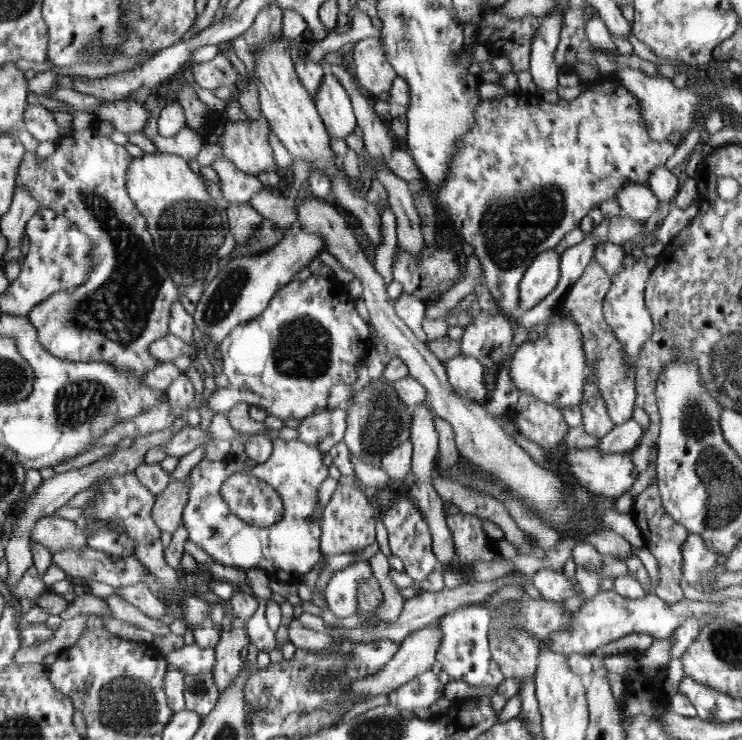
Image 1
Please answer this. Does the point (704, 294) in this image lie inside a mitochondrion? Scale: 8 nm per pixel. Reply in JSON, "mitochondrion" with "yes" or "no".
{"mitochondrion":"no"}

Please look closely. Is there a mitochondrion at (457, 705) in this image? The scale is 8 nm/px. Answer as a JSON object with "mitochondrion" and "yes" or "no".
{"mitochondrion":"no"}

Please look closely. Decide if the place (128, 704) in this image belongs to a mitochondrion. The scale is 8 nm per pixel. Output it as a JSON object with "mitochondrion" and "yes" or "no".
{"mitochondrion":"yes"}

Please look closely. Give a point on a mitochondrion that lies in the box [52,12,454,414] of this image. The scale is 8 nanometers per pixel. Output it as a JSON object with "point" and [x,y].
{"point":[191,248]}

